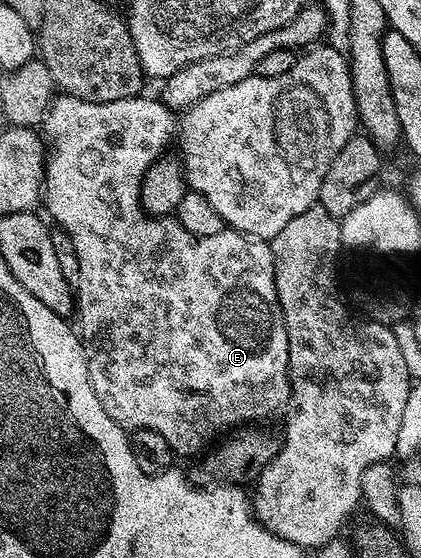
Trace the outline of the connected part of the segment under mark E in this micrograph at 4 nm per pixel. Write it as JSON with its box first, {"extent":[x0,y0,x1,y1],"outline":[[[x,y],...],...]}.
{"extent":[42,42,358,457],"outline":[[[324,42],[319,46],[309,47],[303,54],[297,55],[290,70],[286,70],[286,74],[278,74],[278,78],[266,78],[253,74],[234,86],[226,86],[202,98],[193,108],[187,109],[181,115],[184,117],[180,120],[178,156],[184,165],[184,179],[187,187],[206,197],[210,206],[218,210],[225,225],[236,231],[225,230],[209,236],[190,234],[190,230],[183,228],[179,220],[172,216],[150,216],[140,206],[140,187],[146,170],[166,152],[164,148],[166,109],[159,99],[147,100],[146,97],[147,95],[141,94],[118,102],[99,104],[79,100],[67,94],[57,95],[42,121],[43,131],[50,141],[50,151],[47,153],[44,165],[42,204],[48,207],[49,214],[56,219],[55,227],[61,228],[70,238],[70,242],[74,242],[74,250],[78,254],[78,282],[74,286],[75,315],[80,316],[78,335],[84,342],[90,386],[94,386],[94,394],[98,394],[98,402],[102,402],[102,410],[106,410],[106,414],[110,414],[110,418],[114,418],[114,422],[118,422],[125,430],[137,428],[158,430],[158,434],[162,434],[162,438],[170,442],[173,453],[177,457],[192,456],[195,452],[203,453],[221,434],[237,426],[264,422],[267,416],[274,415],[279,408],[281,411],[287,405],[290,394],[288,339],[286,338],[286,322],[282,314],[282,306],[278,302],[278,290],[274,282],[274,258],[272,245],[269,242],[276,237],[278,230],[282,230],[282,226],[286,226],[286,222],[298,218],[302,210],[310,210],[310,206],[319,201],[322,178],[326,178],[326,170],[330,170],[330,162],[334,162],[334,158],[338,158],[338,150],[342,150],[342,146],[346,146],[346,142],[350,142],[350,138],[357,135],[358,117],[352,89],[352,69],[345,53],[339,52]]]}

